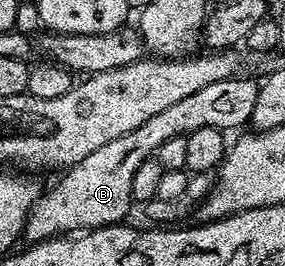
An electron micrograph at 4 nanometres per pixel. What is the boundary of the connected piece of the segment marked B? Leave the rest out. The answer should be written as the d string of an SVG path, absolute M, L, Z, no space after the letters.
M235 78L224 82L212 82L196 94L188 94L181 102L168 106L160 114L148 118L144 126L112 138L112 142L100 146L84 162L76 162L65 169L62 176L51 188L47 187L26 219L25 239L30 244L39 244L41 240L53 240L55 236L77 234L91 228L102 228L105 224L120 224L127 219L126 215L132 206L132 180L140 164L157 153L158 147L173 136L186 136L201 127L238 128L250 124L252 110L256 106L256 94L259 81Z

